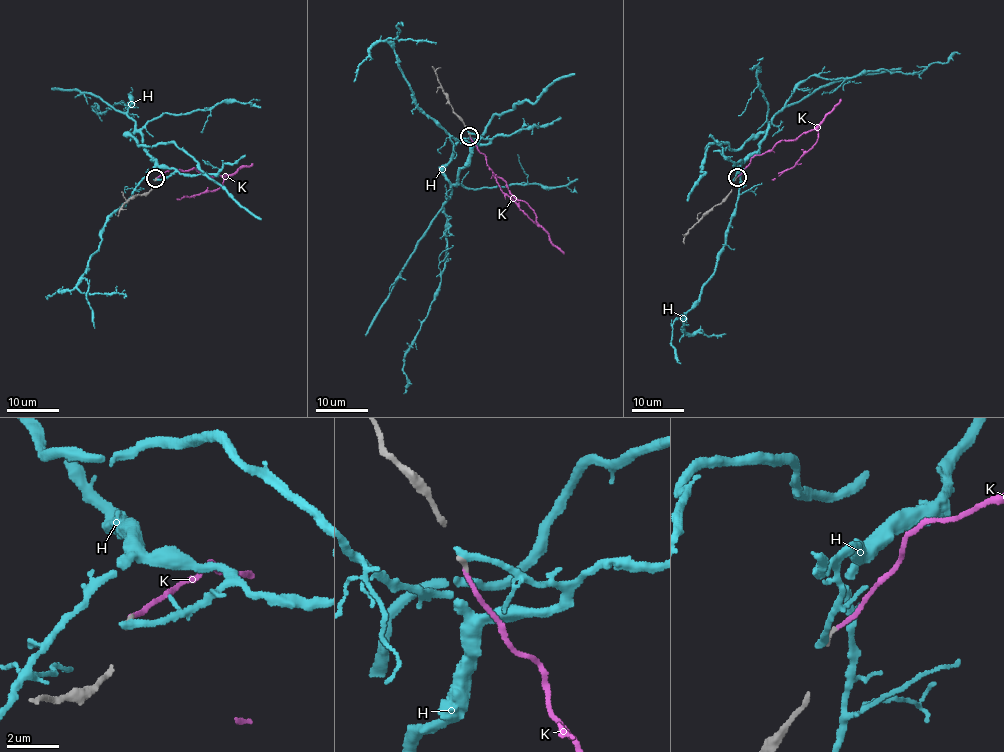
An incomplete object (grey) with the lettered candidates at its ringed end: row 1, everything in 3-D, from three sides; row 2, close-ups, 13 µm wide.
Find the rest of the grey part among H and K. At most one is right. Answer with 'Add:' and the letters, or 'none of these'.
Add: K

